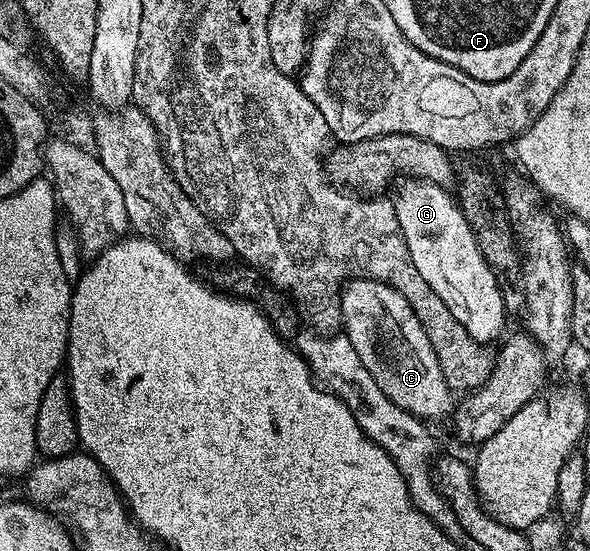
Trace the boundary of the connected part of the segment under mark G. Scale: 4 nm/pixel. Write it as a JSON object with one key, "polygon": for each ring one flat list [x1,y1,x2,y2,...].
{"polygon":[[414,178,404,179,402,183,393,195,393,203,399,228,409,246,411,264,429,282,433,294,449,305,453,318,461,322,465,331,479,344,490,345,490,340,504,335,503,323,509,319,509,313,503,305,497,278,477,246,463,209,442,184]]}

